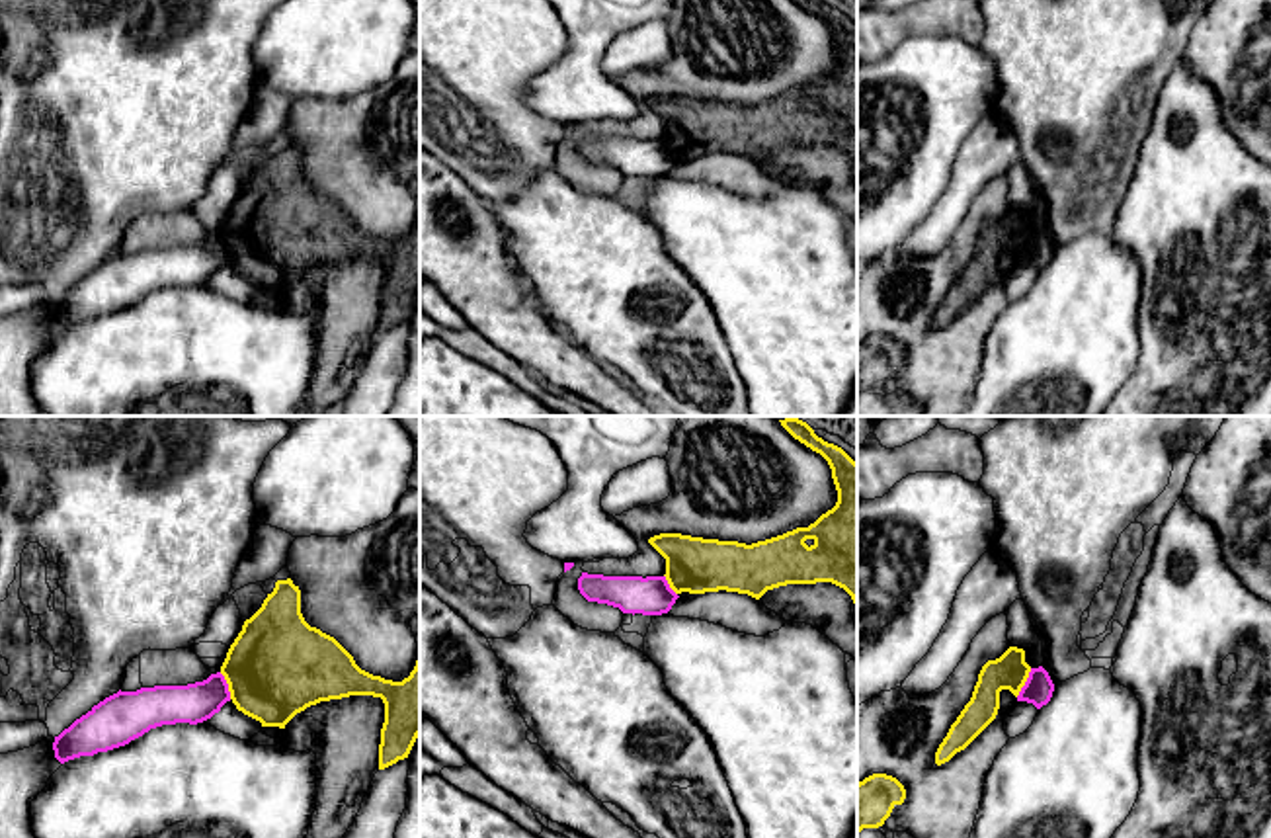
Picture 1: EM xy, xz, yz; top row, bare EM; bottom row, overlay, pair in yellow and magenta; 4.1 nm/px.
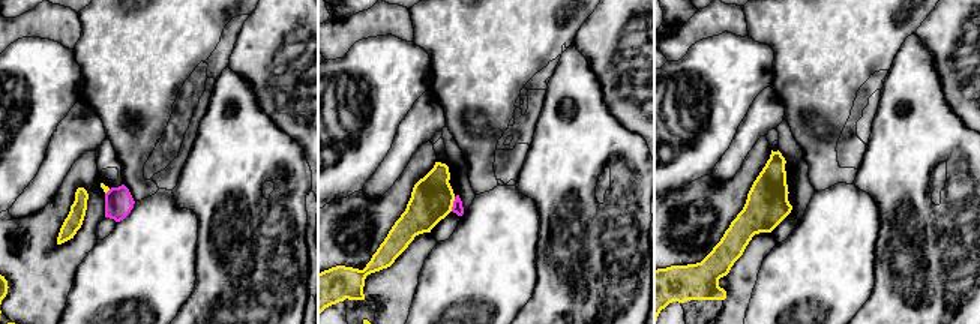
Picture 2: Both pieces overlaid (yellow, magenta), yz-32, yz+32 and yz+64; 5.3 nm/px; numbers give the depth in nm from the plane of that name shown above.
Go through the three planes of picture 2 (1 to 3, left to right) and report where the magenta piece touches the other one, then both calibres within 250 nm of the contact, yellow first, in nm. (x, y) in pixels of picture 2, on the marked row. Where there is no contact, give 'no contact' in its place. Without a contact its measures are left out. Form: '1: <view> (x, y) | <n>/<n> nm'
1: yz-32 (107, 191) | 30/150 nm
2: yz+32 (452, 204) | 220/60 nm
3: no contact

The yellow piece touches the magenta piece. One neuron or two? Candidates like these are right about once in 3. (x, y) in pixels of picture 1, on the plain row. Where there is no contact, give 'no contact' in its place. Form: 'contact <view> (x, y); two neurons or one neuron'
contact yz (1025, 243); two neurons

